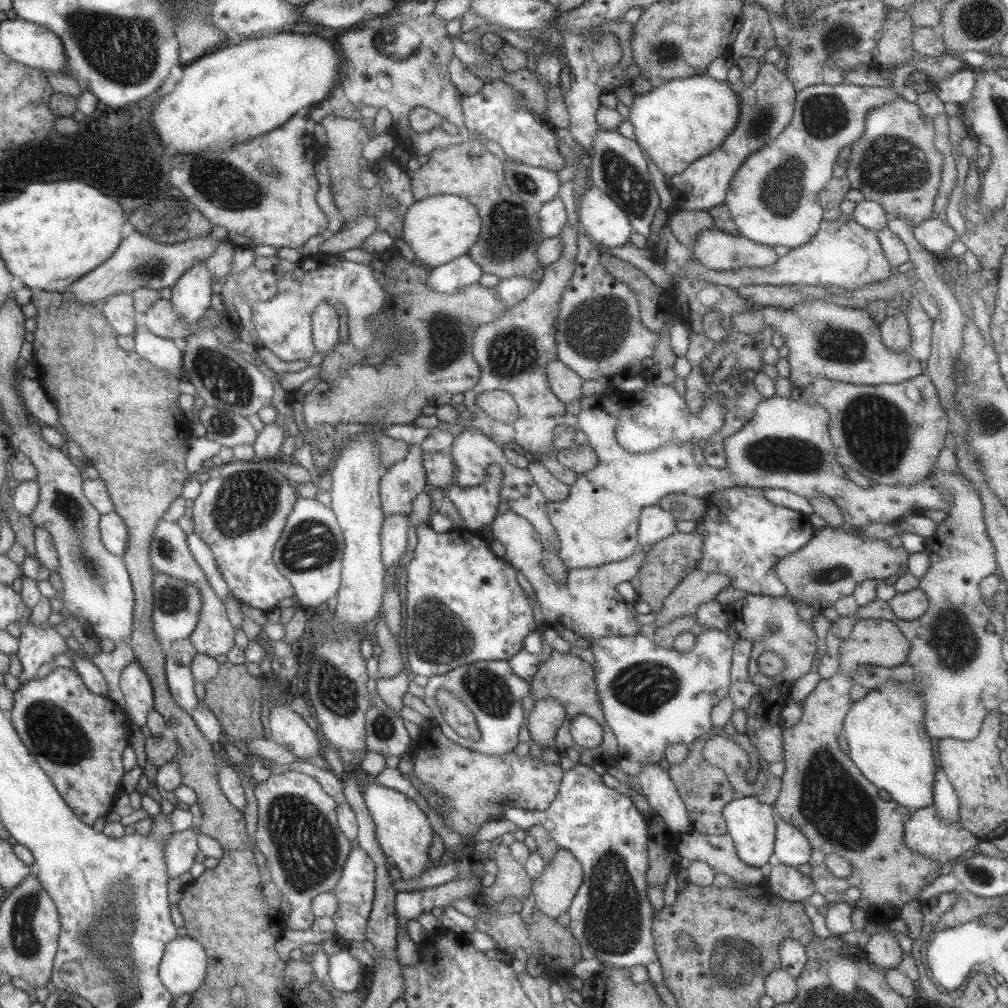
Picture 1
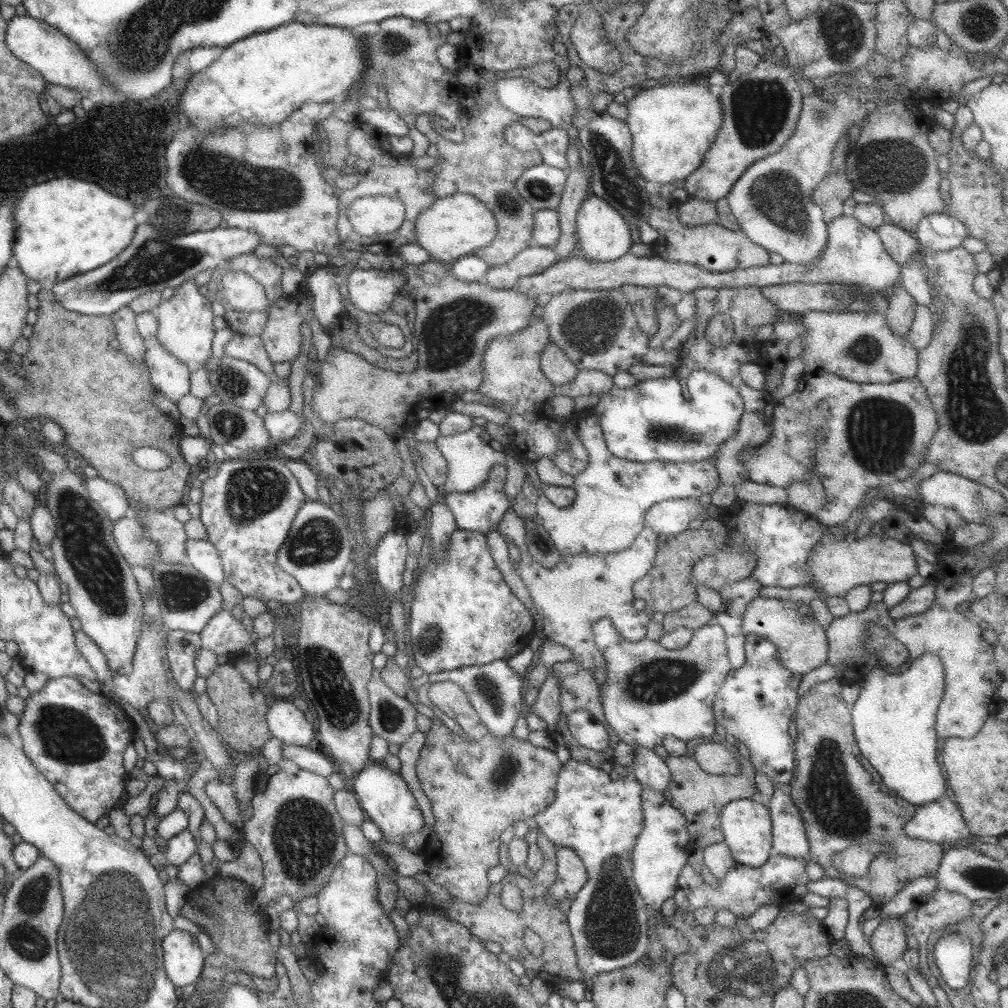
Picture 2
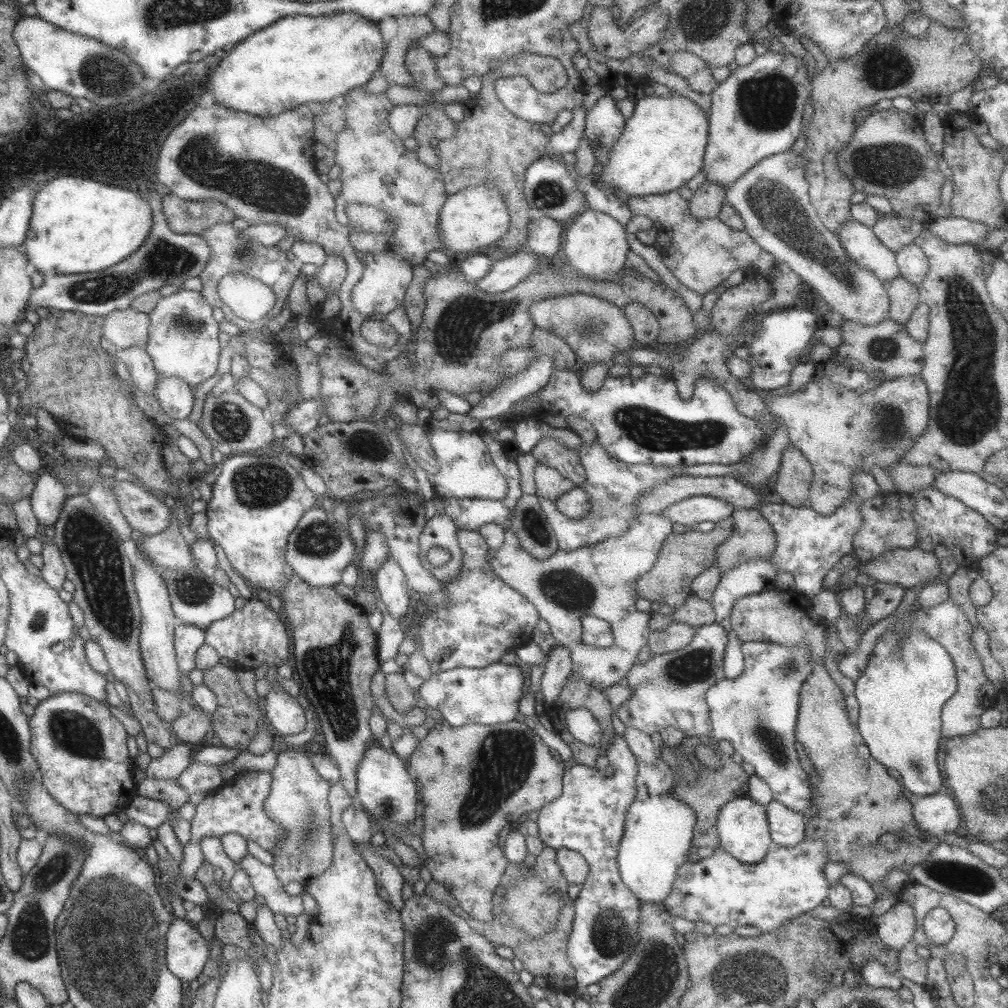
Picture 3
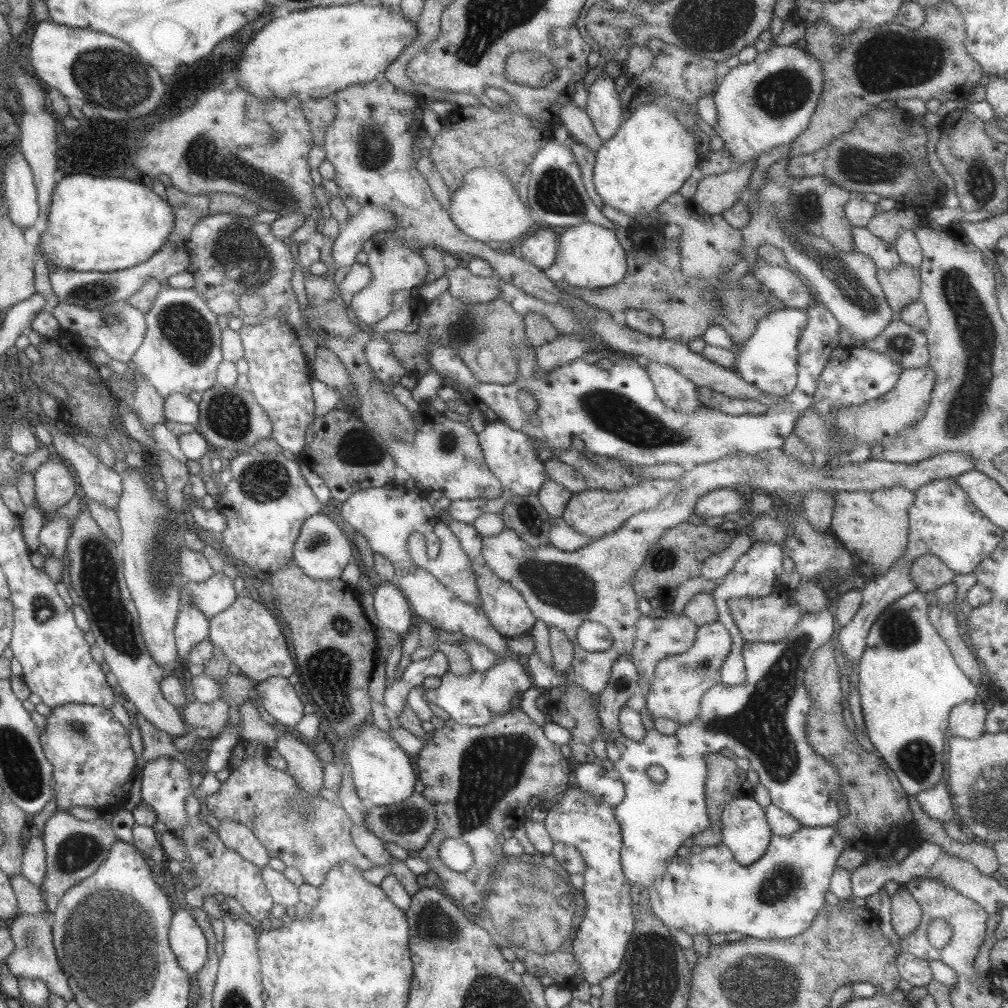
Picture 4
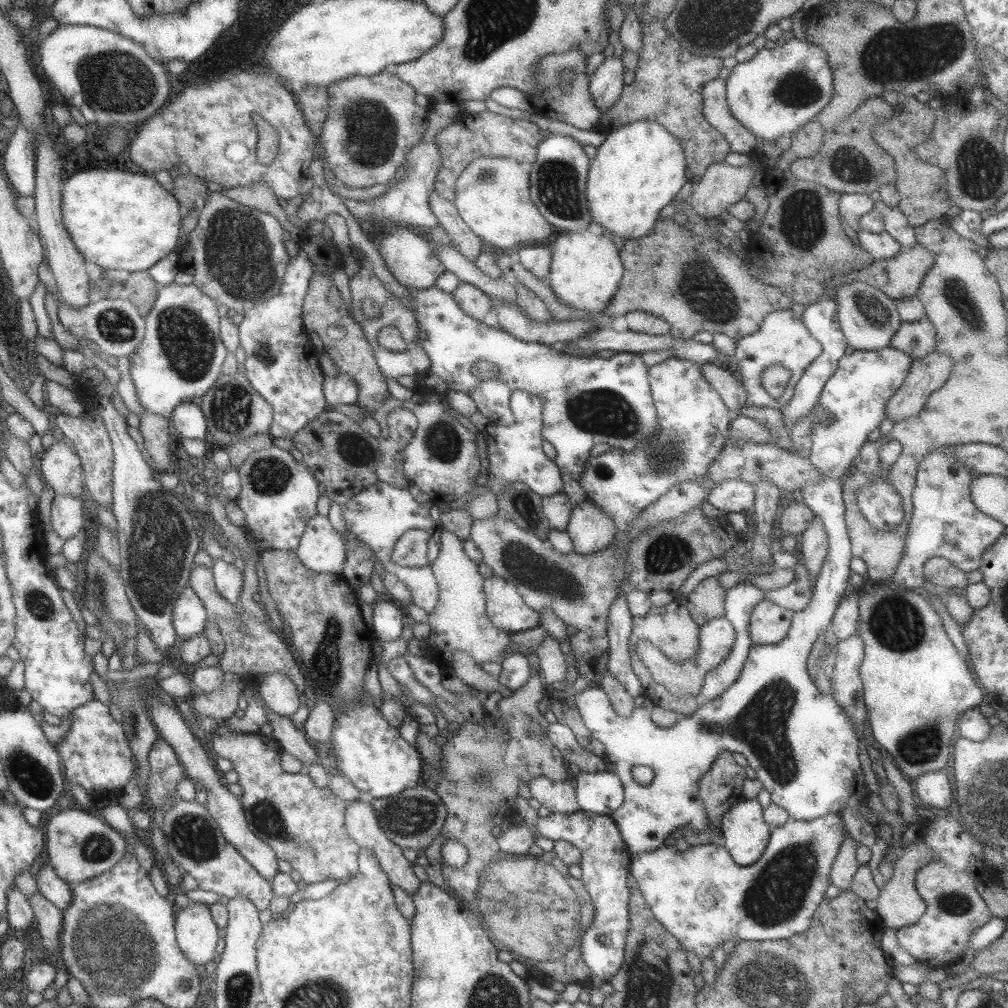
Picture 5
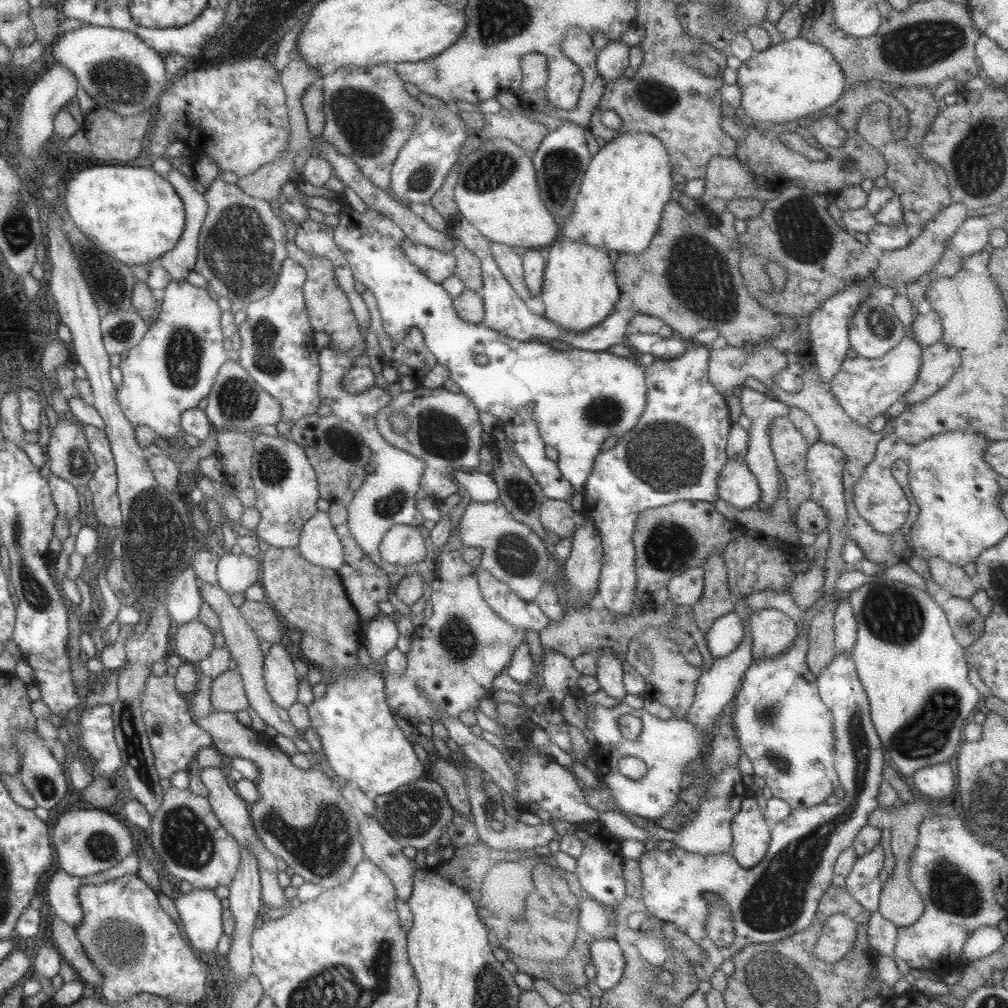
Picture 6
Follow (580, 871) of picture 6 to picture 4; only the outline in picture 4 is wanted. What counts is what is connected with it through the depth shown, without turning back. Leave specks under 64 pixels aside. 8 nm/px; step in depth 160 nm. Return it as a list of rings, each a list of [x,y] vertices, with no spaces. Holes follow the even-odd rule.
[[[568,786],[559,804],[545,811],[543,823],[551,843],[574,847],[584,860],[580,892],[585,899],[585,914],[576,928],[571,954],[579,963],[583,981],[589,985],[599,984],[619,968],[635,924],[631,912],[631,884],[622,873],[620,865],[623,844],[614,808],[599,804],[589,794],[583,794],[577,786]]]

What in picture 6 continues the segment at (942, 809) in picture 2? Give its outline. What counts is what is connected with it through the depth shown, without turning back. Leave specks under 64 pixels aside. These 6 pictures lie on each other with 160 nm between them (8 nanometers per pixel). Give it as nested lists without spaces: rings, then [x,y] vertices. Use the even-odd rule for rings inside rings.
[[[946,761],[942,764],[919,768],[911,776],[913,786],[930,799],[947,800],[953,790],[953,770]]]

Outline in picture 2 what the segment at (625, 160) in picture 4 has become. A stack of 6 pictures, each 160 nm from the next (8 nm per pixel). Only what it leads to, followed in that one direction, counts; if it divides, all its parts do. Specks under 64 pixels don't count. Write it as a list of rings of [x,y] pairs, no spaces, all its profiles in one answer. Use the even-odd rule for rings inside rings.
[[[695,80],[689,84],[667,84],[655,86],[639,92],[625,104],[627,116],[624,120],[632,140],[632,161],[638,173],[646,180],[657,185],[681,181],[701,164],[703,155],[715,140],[722,123],[722,108],[719,97],[708,88],[699,86]]]

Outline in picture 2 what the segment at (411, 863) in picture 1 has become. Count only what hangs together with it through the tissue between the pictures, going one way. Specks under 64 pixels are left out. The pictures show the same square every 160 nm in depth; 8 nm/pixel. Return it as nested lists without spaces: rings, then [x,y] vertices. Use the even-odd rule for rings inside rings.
[[[383,761],[361,769],[349,781],[349,786],[353,797],[359,802],[366,818],[370,819],[381,830],[382,839],[385,842],[391,845],[399,845],[401,837],[417,833],[423,829],[424,822],[415,798],[407,789],[400,773],[391,772],[385,767]]]

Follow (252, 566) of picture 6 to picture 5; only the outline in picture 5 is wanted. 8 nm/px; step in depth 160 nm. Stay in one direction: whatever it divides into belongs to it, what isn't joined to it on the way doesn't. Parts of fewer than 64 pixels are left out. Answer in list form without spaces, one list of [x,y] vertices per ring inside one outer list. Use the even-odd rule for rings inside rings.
[[[221,559],[214,561],[211,567],[214,586],[220,592],[221,598],[229,604],[239,603],[243,572],[237,571],[233,563],[225,563]]]

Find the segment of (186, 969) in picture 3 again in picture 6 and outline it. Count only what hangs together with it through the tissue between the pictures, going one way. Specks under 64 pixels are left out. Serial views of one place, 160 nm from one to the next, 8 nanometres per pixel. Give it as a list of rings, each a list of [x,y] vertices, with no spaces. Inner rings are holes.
[[[193,888],[179,897],[173,904],[183,925],[185,940],[198,956],[214,954],[222,934],[221,902],[211,888]]]

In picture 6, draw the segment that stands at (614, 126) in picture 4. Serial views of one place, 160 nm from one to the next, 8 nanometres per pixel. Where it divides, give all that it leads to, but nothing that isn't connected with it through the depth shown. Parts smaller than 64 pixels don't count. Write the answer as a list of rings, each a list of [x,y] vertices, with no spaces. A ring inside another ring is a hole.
[[[609,40],[596,54],[596,71],[602,76],[605,85],[612,80],[619,79],[623,70],[628,66],[629,46],[623,41]]]

